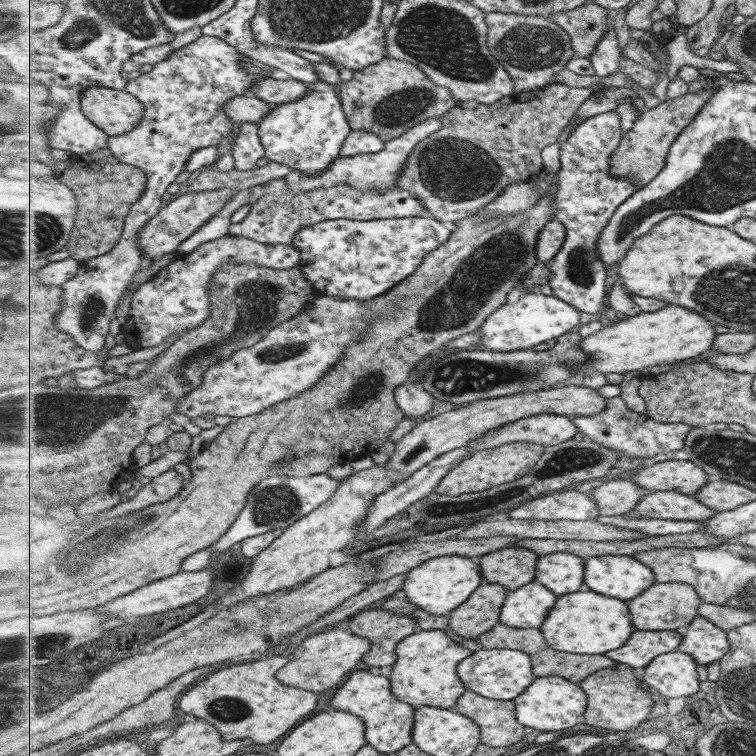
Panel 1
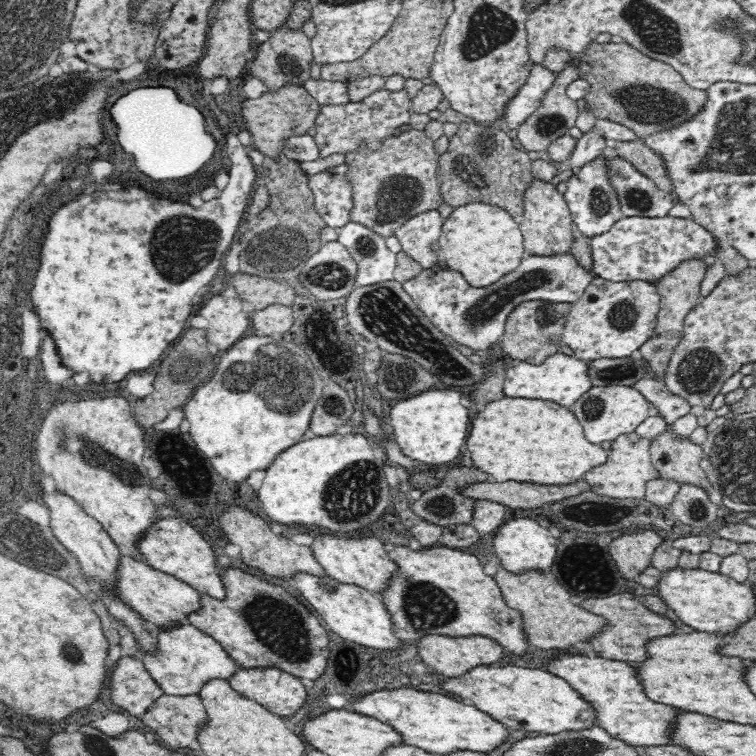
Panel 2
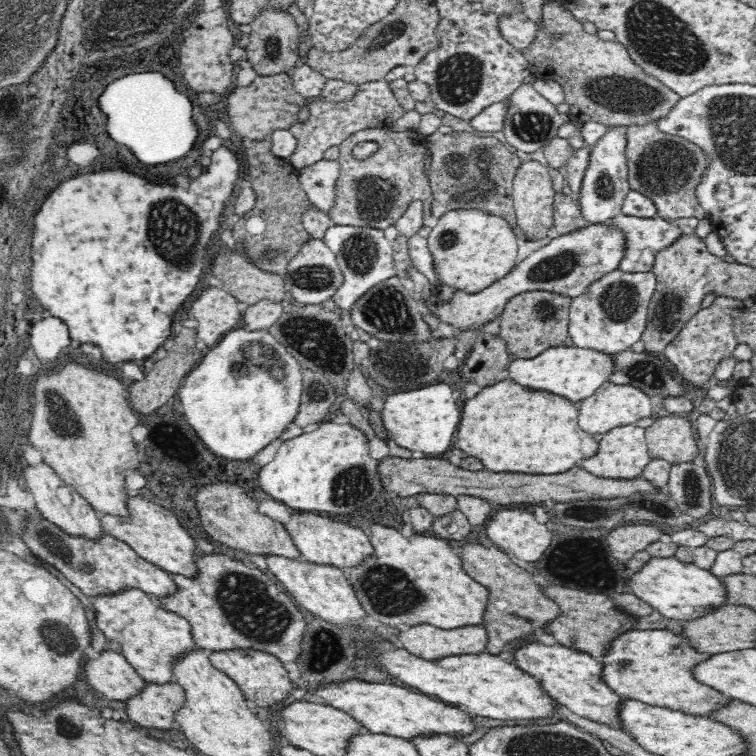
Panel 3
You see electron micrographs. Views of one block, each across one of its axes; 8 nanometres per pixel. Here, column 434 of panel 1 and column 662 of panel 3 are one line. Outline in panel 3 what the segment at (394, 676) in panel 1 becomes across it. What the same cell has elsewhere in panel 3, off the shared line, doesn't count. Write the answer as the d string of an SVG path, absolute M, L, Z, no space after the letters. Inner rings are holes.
M636 630L612 642L604 661L604 681L625 700L631 699L656 707L678 709L690 715L708 717L716 710L730 707L738 701L719 692L716 687L696 679L694 668L710 660L692 645L686 634L668 630Z

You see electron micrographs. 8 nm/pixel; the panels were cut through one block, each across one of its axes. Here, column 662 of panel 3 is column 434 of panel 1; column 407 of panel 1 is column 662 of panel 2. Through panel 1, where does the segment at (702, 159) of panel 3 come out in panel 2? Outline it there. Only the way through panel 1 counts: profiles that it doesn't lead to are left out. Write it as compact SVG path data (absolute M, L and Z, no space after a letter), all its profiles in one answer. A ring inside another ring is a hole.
M618 141L613 153L633 164L642 174L653 180L660 190L672 194L672 181L668 179L661 157L648 149L643 142Z

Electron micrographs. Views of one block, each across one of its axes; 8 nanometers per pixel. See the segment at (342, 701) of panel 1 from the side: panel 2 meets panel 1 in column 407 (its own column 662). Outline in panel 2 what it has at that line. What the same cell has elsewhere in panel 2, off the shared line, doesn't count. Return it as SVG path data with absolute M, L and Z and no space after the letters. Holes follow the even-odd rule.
M565 652L556 655L548 664L547 671L555 673L556 676L567 680L572 688L575 688L584 700L588 701L597 714L597 725L603 727L608 734L628 744L636 746L655 747L672 744L675 724L679 719L679 714L683 711L679 708L655 702L644 692L643 680L639 678L638 664L632 664L619 660L605 659L590 654L568 655Z

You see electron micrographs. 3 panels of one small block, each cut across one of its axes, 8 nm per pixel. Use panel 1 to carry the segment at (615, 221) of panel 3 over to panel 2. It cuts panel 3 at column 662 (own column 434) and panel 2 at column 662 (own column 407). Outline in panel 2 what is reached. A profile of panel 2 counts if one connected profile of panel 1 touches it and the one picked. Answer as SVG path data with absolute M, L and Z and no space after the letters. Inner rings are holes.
M623 217L603 235L590 239L594 276L613 283L642 280L656 282L687 260L703 260L718 250L717 237L690 218Z

